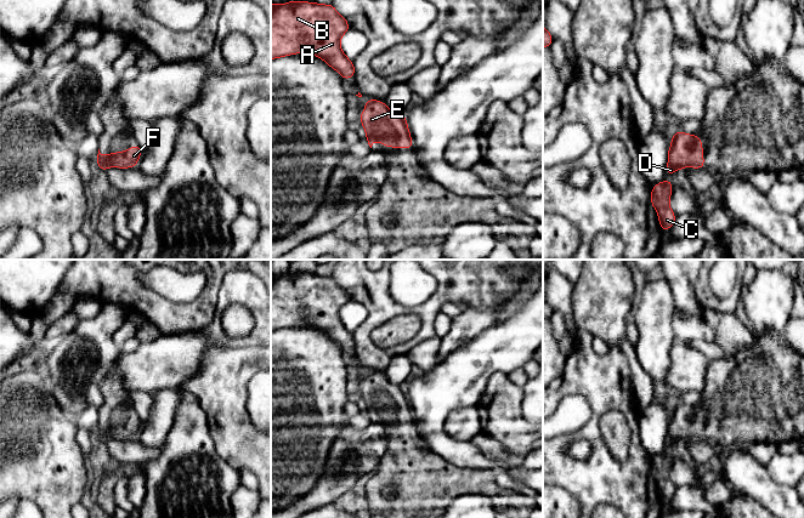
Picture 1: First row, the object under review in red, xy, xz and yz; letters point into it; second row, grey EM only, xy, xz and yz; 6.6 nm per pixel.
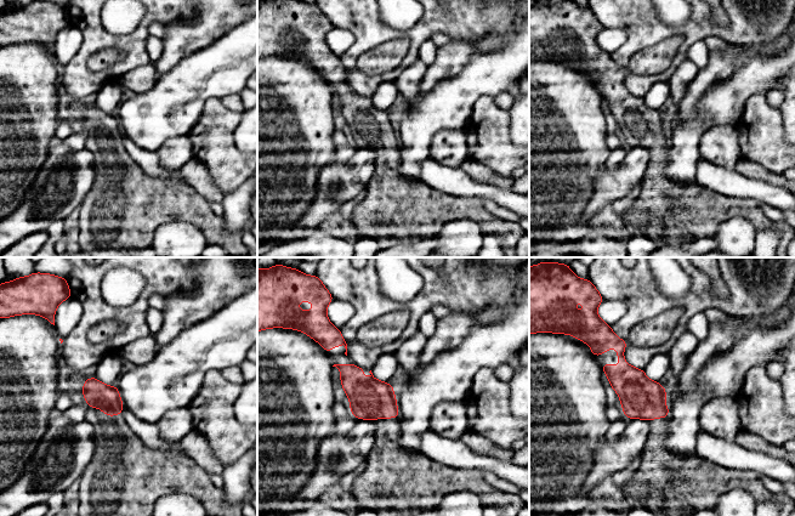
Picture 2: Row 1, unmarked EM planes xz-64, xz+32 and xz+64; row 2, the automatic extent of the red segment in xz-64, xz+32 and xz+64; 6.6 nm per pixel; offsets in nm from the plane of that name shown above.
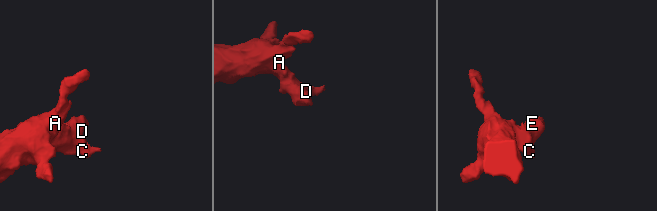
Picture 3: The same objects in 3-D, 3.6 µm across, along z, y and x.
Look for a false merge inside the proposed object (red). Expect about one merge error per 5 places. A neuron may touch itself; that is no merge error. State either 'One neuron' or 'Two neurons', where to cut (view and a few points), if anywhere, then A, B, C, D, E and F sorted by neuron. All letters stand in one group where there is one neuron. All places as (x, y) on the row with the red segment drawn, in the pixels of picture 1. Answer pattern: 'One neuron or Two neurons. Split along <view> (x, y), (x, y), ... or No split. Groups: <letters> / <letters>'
One neuron. No split. Groups: A B C D E F

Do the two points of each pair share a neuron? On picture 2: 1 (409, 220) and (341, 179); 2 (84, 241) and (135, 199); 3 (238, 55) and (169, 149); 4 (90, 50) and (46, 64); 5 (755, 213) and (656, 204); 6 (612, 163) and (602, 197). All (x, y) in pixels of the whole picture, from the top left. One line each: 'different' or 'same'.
1: different
2: same
3: different
4: different
5: same
6: different

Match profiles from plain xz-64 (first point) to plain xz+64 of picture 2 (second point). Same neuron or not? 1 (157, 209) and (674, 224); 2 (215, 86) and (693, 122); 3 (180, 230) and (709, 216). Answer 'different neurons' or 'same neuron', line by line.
1: same neuron
2: same neuron
3: different neurons

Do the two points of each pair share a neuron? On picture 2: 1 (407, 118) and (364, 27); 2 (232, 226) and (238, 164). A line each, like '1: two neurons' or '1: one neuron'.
1: two neurons
2: two neurons

